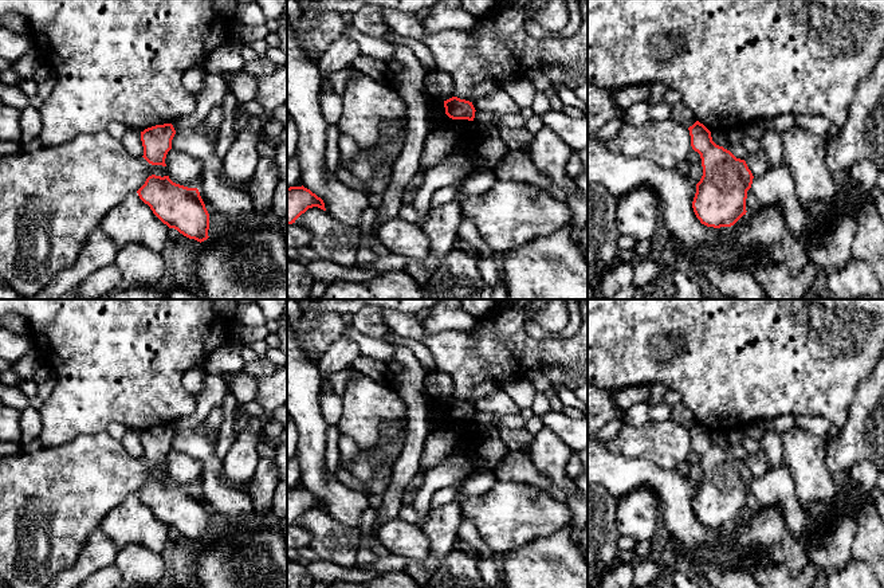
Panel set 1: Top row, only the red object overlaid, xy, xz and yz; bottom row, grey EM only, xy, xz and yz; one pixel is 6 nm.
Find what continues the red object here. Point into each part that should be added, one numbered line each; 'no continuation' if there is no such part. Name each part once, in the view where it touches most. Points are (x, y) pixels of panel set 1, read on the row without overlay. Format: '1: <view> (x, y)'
no continuation

